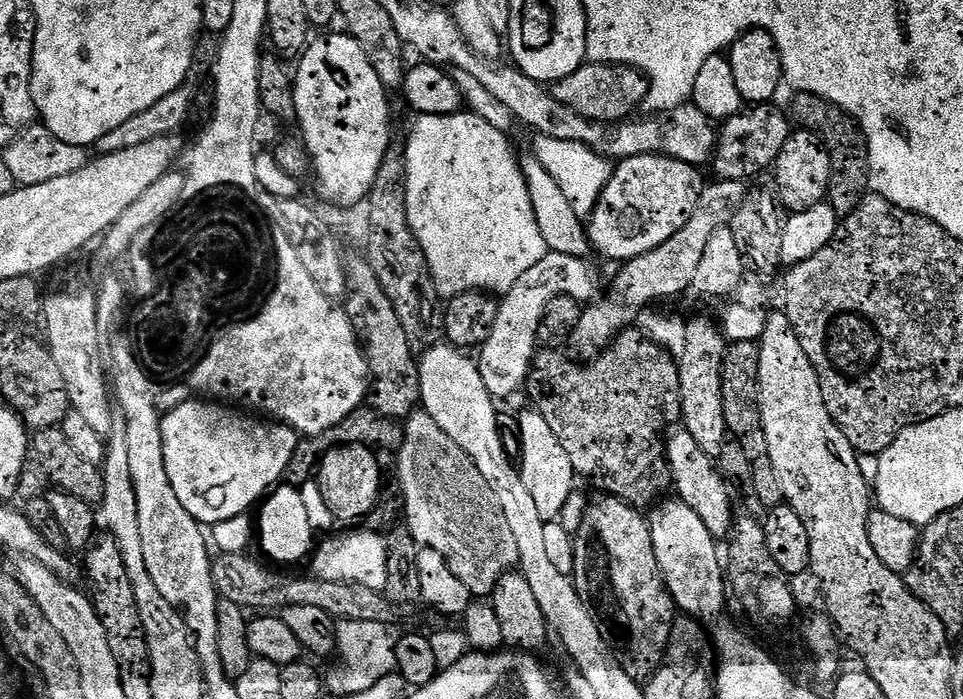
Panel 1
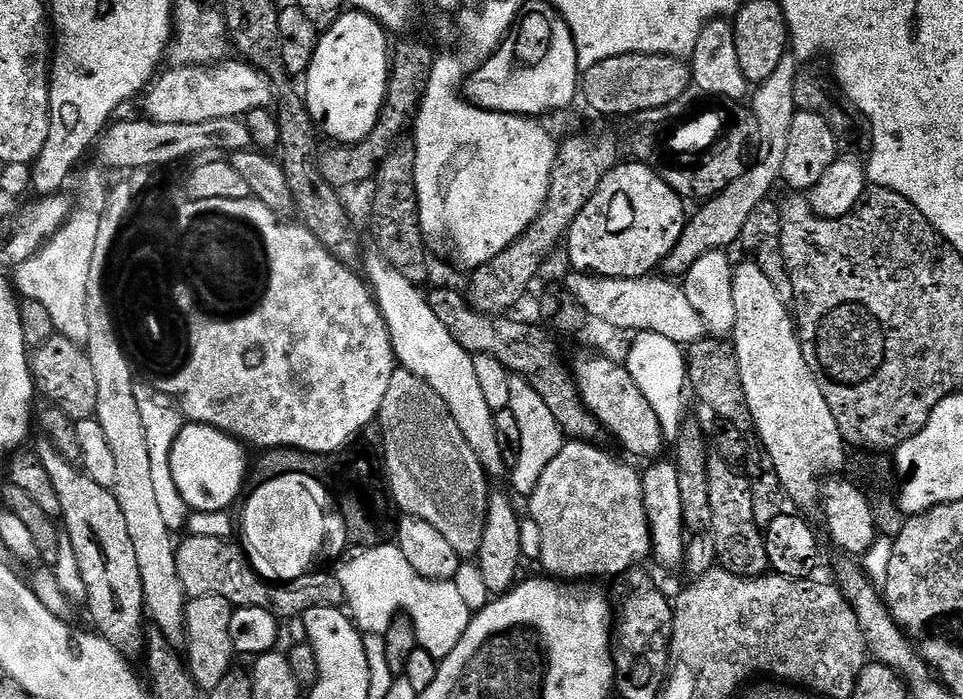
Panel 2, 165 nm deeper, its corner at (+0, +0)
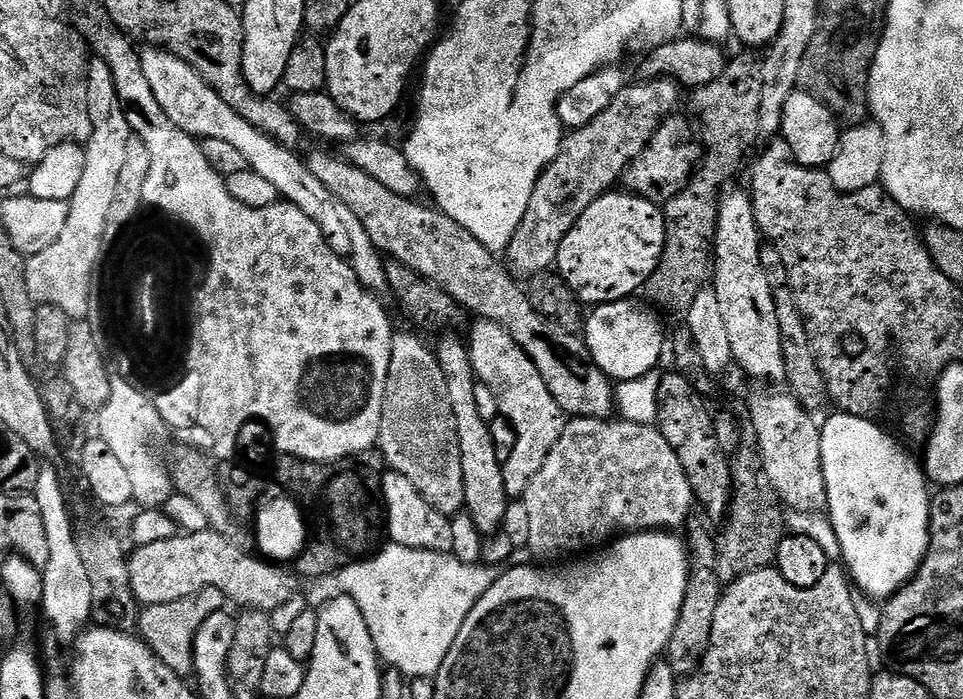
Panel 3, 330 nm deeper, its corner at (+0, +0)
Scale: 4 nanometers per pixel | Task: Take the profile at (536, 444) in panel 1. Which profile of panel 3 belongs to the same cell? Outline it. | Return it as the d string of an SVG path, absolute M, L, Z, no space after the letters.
M477 319L475 323L476 325L472 328L472 337L467 337L466 340L468 353L476 371L477 381L490 388L499 400L499 415L503 419L509 420L516 431L514 454L510 454L510 458L503 461L503 466L506 494L510 498L520 498L530 486L534 474L538 474L538 470L542 470L542 462L546 462L550 450L554 450L566 423L566 413L558 406L558 402L554 402L554 394L550 394L550 390L546 390L546 382L542 382L542 374L538 374L538 366L534 366L534 362L530 362L530 358L522 350L522 346L518 346L518 342L514 342L514 338L510 338L510 334L506 330L502 330L502 326L498 326L493 320Z

